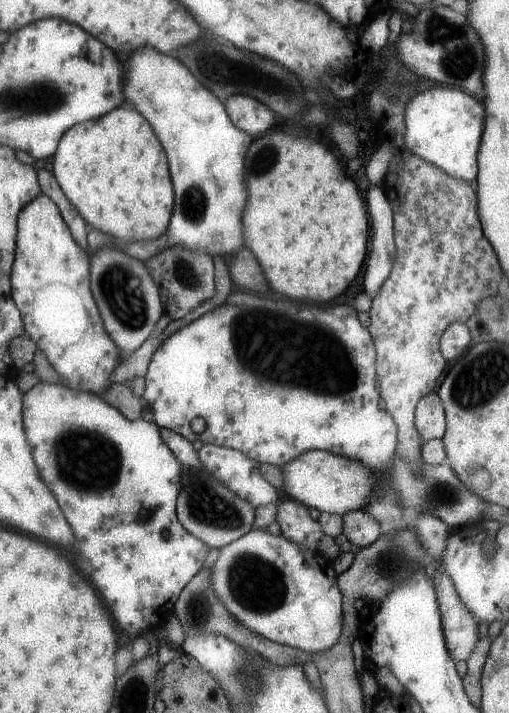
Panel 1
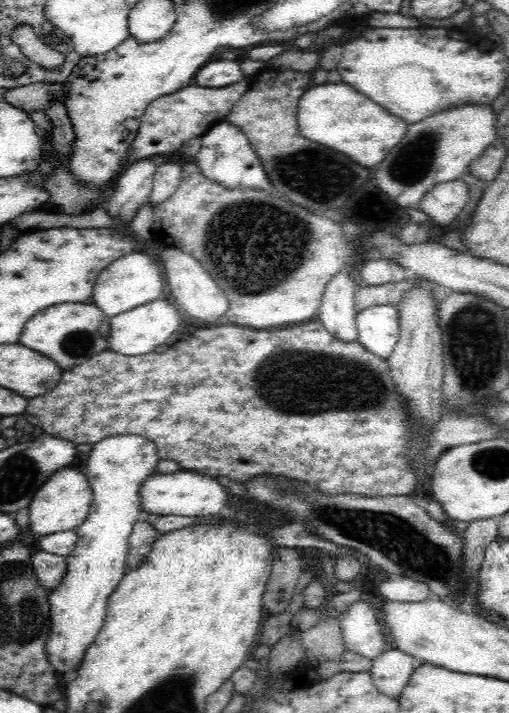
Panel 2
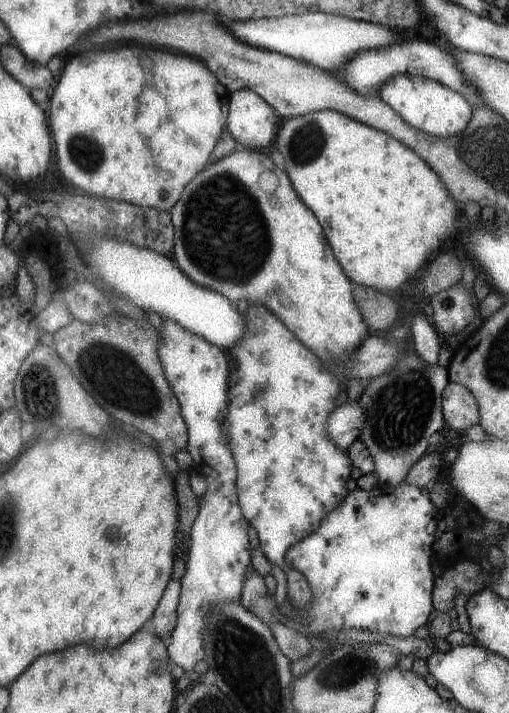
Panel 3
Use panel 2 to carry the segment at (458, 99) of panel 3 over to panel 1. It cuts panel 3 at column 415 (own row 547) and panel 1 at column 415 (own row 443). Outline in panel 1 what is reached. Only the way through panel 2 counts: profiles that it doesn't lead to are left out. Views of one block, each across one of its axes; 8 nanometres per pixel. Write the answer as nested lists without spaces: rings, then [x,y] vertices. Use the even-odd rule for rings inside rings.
[[[434,86],[418,92],[406,106],[404,136],[412,154],[439,166],[443,172],[459,180],[470,180],[478,174],[477,153],[484,126],[484,106],[478,97],[454,87]]]

